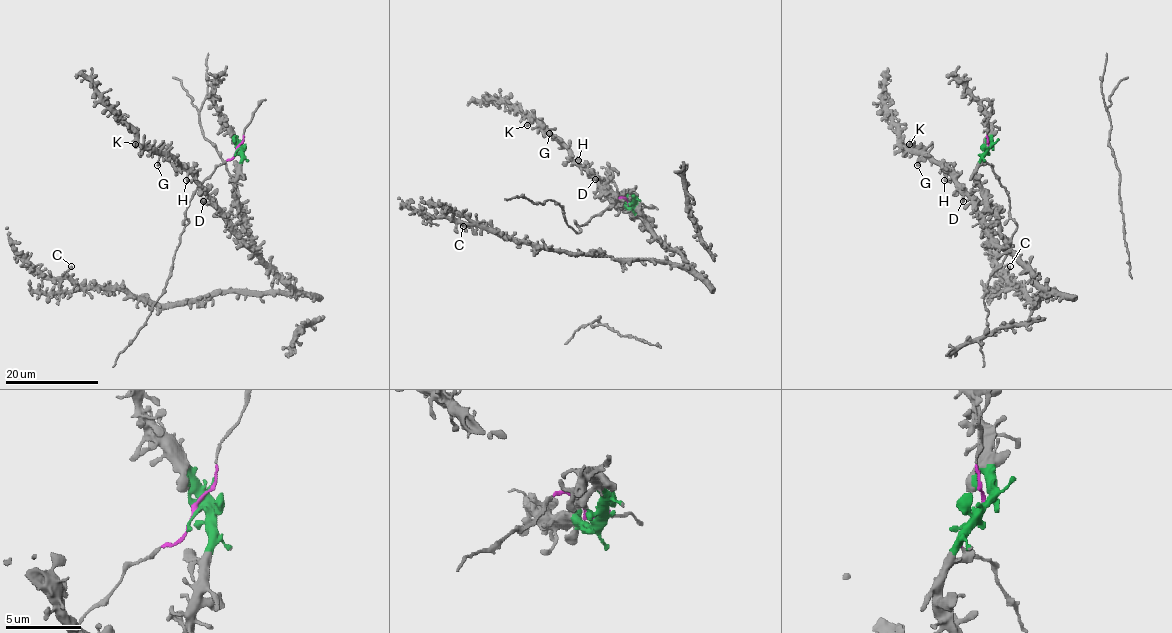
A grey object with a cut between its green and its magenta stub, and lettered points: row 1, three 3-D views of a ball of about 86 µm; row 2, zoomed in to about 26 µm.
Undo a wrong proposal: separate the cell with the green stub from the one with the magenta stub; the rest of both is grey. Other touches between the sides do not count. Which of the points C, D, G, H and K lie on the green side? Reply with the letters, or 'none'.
C, D, G, H, K

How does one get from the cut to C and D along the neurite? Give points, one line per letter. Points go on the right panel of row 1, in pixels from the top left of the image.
C: (987, 149), (976, 170), (981, 196), (1004, 244), (1049, 291), (1040, 290), (1034, 304), (1010, 287), (1010, 266)
D: (987, 149), (976, 170), (976, 183), (981, 189), (984, 209), (981, 213), (967, 195), (963, 196), (963, 202)

